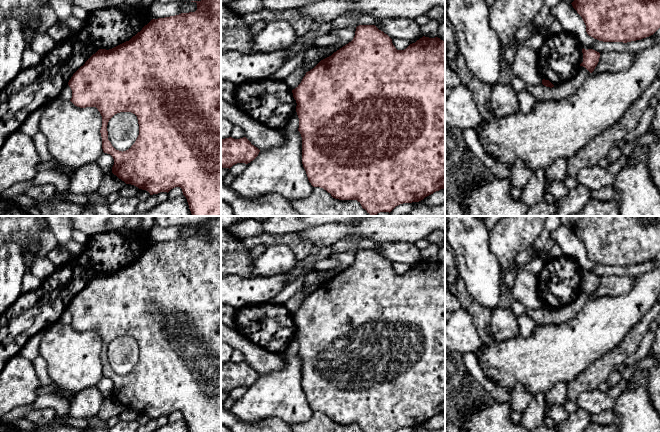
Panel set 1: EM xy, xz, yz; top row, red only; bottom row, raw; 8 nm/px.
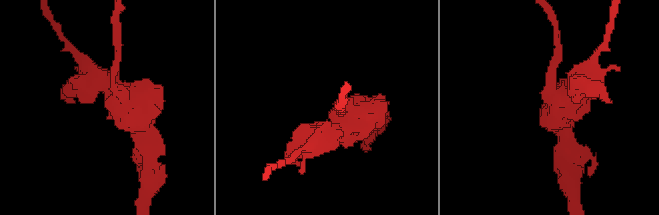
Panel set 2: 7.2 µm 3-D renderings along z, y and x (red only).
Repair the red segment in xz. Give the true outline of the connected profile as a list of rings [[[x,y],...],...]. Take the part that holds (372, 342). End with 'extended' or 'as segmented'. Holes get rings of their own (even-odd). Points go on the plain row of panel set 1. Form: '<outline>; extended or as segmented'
[[[359,249],[356,251],[353,264],[334,276],[331,280],[321,284],[313,293],[306,296],[301,307],[292,314],[292,317],[297,327],[296,336],[299,342],[298,355],[302,361],[302,388],[308,404],[313,411],[323,412],[335,423],[357,424],[362,432],[395,432],[403,427],[419,426],[434,416],[445,413],[445,265],[438,261],[429,262],[423,260],[415,267],[410,268],[406,273],[397,274],[392,267],[392,263],[375,249]]]; as segmented

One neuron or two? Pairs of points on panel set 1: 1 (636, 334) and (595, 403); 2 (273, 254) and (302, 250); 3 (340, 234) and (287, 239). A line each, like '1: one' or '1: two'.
1: two
2: two
3: two

